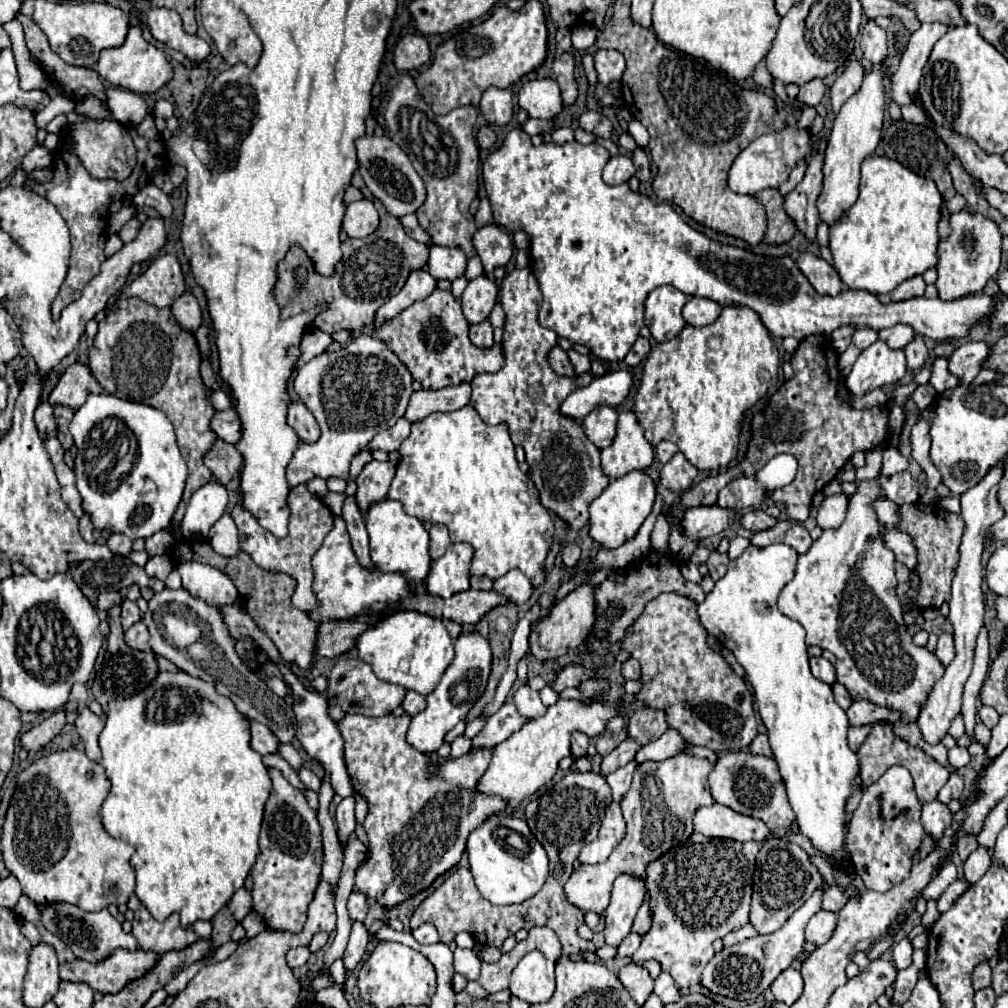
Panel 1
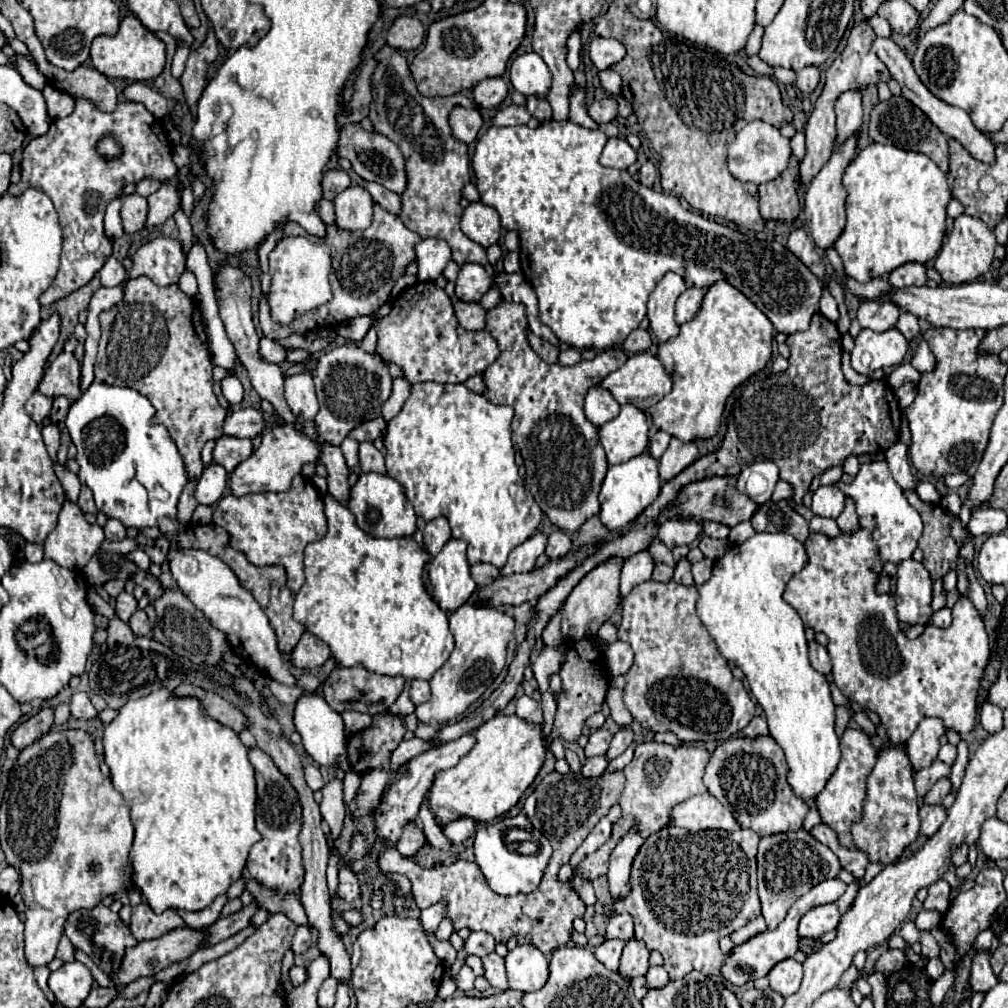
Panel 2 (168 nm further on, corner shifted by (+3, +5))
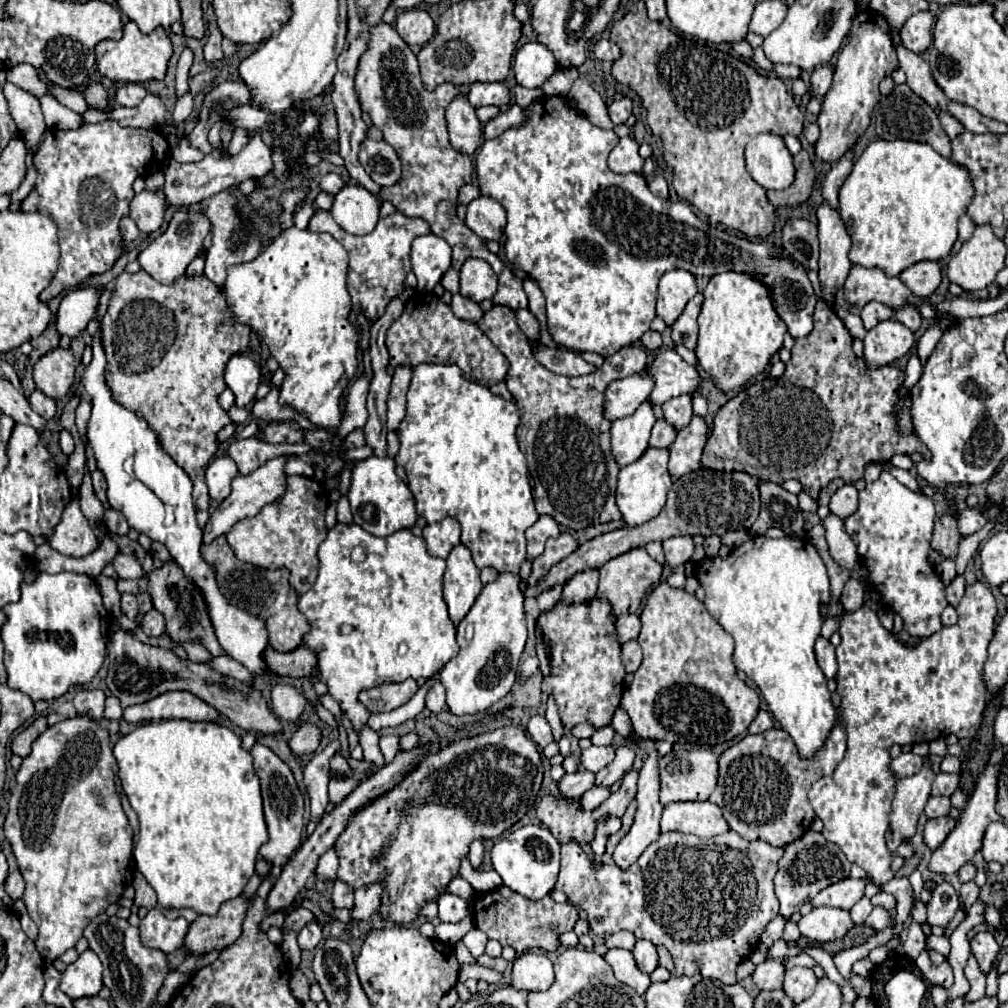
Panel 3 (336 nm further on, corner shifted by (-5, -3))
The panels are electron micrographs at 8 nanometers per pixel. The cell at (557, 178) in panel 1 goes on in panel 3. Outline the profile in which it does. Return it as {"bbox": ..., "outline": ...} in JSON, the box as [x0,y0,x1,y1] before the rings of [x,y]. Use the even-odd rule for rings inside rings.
{"bbox":[475,95,817,357],"outline":[[[543,95],[541,99],[533,101],[531,105],[527,105],[523,109],[523,113],[527,113],[527,121],[519,127],[519,129],[507,129],[507,133],[501,133],[495,139],[489,139],[483,143],[481,151],[475,157],[475,171],[477,171],[477,179],[479,179],[479,189],[483,195],[491,195],[495,197],[507,211],[507,225],[505,225],[505,255],[509,259],[509,263],[513,265],[513,269],[521,269],[525,271],[543,291],[545,301],[547,301],[547,329],[553,337],[553,341],[561,347],[567,347],[571,351],[595,351],[603,357],[609,357],[613,353],[617,353],[621,347],[631,345],[635,341],[639,341],[639,337],[649,331],[649,323],[655,317],[655,299],[657,299],[657,283],[659,277],[671,269],[687,269],[691,271],[695,277],[709,277],[715,273],[723,273],[723,271],[745,271],[751,275],[759,275],[761,281],[771,289],[773,293],[773,303],[775,309],[779,313],[779,317],[787,323],[789,333],[797,339],[797,337],[805,337],[811,333],[813,329],[813,309],[817,303],[817,295],[811,287],[811,281],[807,279],[807,271],[801,267],[791,265],[789,255],[775,245],[765,245],[765,243],[753,243],[749,239],[741,239],[735,235],[729,235],[725,231],[719,231],[707,223],[703,223],[689,207],[689,203],[683,201],[669,201],[669,199],[661,199],[657,195],[653,195],[647,187],[645,177],[641,177],[639,173],[613,173],[607,167],[607,155],[611,153],[611,149],[619,143],[619,137],[613,129],[601,129],[597,125],[593,125],[577,107],[571,105],[571,101],[567,97],[561,95]]]}

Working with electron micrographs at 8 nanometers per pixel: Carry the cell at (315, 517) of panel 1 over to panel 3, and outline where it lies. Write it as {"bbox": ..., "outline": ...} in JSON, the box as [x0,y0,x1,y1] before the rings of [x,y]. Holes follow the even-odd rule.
{"bbox":[227,475,329,593],"outline":[[[293,475],[293,477],[285,477],[285,493],[283,497],[279,497],[275,503],[265,505],[257,515],[253,515],[251,519],[243,519],[239,521],[229,533],[227,533],[227,541],[231,545],[231,549],[235,551],[235,555],[241,561],[253,563],[257,567],[263,569],[279,569],[279,567],[287,567],[291,577],[289,583],[297,593],[305,593],[311,589],[311,585],[317,579],[317,549],[319,545],[325,541],[327,537],[327,529],[325,529],[325,509],[327,509],[327,497],[329,497],[329,489],[319,483],[313,481],[311,477],[301,477],[301,475]]]}

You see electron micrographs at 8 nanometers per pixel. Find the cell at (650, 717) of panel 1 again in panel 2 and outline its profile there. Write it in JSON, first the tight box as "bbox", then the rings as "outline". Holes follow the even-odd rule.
{"bbox":[607,727,635,759],"outline":[[[621,727],[621,729],[613,735],[613,741],[611,741],[611,747],[609,747],[609,751],[607,751],[607,757],[609,757],[609,759],[619,757],[619,755],[631,745],[633,739],[635,739],[633,729],[631,729],[631,727]]]}

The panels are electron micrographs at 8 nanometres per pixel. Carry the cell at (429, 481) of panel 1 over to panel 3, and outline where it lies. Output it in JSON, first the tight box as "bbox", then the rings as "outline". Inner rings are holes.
{"bbox":[395,363,539,573],"outline":[[[423,363],[413,371],[411,387],[407,391],[407,417],[397,429],[401,449],[395,455],[395,461],[409,477],[409,489],[415,497],[417,513],[425,517],[427,523],[437,523],[445,515],[455,517],[463,529],[461,543],[471,549],[475,565],[479,569],[493,567],[499,573],[519,573],[521,563],[527,557],[525,531],[539,519],[533,505],[527,461],[515,439],[517,425],[517,405],[499,395],[493,395],[485,385],[465,379],[459,365]]]}

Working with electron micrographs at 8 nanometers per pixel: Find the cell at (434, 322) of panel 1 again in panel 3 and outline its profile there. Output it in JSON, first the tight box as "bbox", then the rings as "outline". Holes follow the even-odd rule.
{"bbox":[385,291,509,385],"outline":[[[429,291],[415,293],[399,319],[387,329],[385,345],[389,349],[389,363],[419,365],[419,363],[457,363],[467,379],[475,379],[481,385],[495,385],[505,379],[509,363],[503,353],[487,339],[487,335],[473,321],[463,321],[453,315],[449,305]]]}

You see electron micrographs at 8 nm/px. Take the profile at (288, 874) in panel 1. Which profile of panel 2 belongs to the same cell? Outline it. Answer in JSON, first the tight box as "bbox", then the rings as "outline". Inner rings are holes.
{"bbox":[247,749,303,895],"outline":[[[251,749],[249,761],[253,763],[257,777],[257,829],[263,835],[263,839],[251,847],[251,853],[247,857],[247,871],[267,889],[299,895],[299,885],[303,883],[299,829],[303,825],[303,817],[297,791],[291,787],[287,777],[283,777],[283,773],[275,767],[271,757],[261,749]]]}

